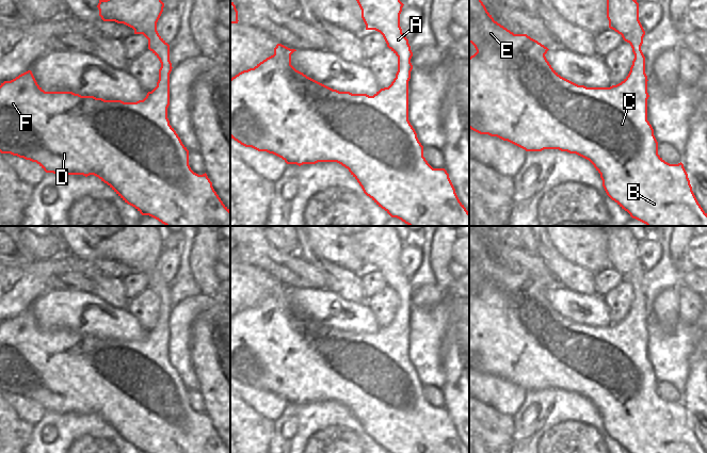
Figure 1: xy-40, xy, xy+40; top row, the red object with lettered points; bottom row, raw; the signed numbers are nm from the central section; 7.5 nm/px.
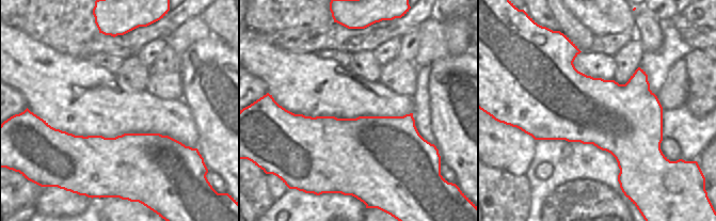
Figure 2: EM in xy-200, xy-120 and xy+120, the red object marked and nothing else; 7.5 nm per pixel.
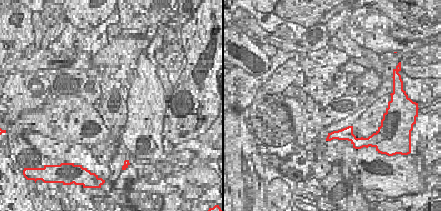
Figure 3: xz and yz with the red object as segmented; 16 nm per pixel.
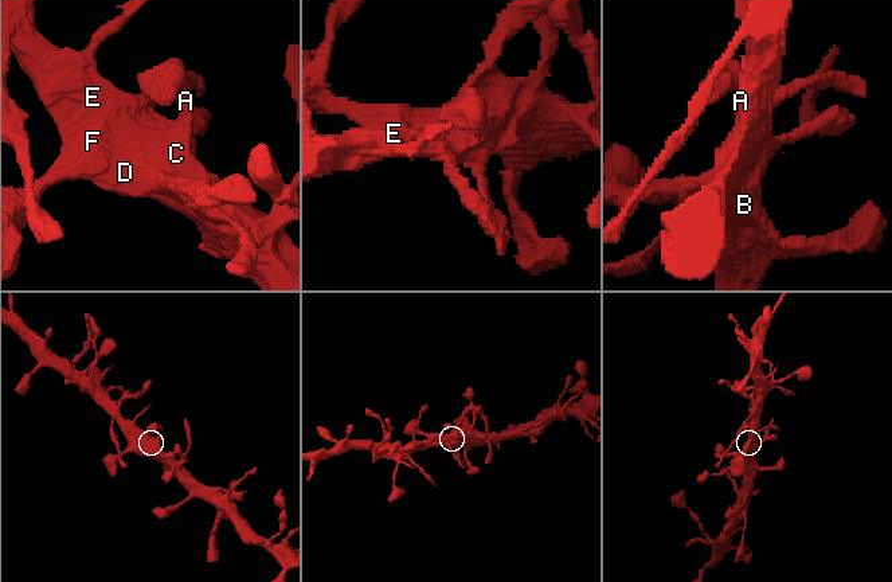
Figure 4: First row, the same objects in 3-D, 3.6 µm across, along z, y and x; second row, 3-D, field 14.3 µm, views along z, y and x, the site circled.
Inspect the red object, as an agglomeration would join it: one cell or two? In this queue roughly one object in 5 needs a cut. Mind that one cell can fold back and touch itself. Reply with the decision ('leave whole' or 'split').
leave whole

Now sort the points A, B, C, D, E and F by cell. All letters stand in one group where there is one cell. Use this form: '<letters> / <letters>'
A B C D E F

